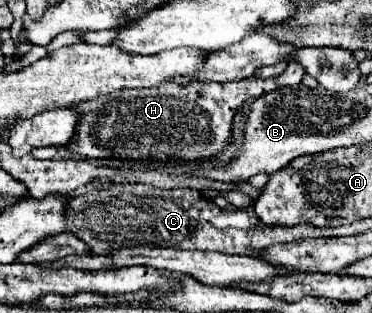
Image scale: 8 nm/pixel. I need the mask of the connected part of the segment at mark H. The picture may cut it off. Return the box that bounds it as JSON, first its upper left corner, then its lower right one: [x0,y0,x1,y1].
[68,62,306,162]

